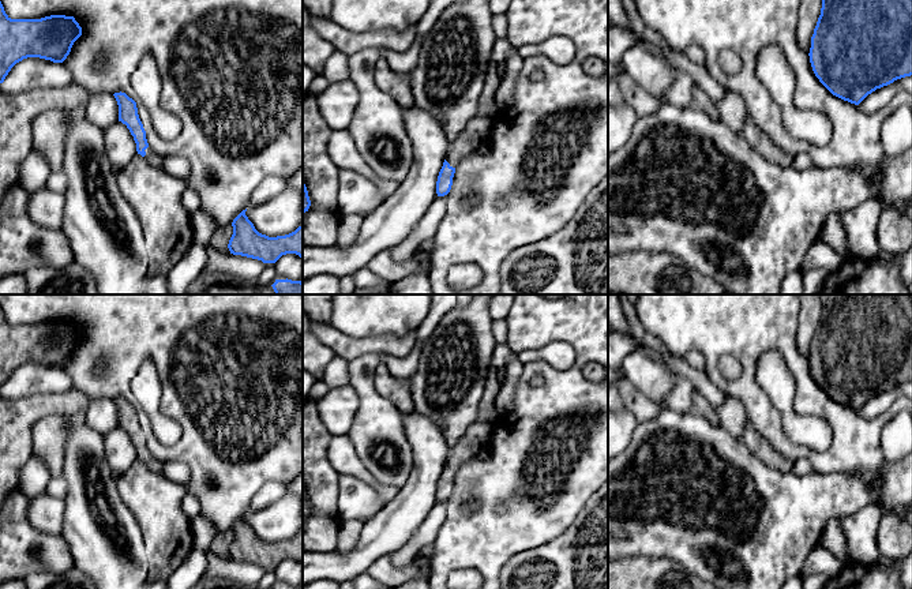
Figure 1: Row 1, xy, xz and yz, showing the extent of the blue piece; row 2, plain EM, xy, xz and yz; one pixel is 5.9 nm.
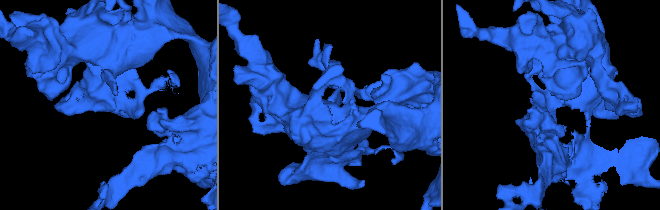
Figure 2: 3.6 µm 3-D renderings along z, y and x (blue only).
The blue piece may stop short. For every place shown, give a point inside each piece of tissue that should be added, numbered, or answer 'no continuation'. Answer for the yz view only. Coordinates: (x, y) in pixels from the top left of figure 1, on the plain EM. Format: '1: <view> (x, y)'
no continuation

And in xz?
1: xz (461, 453)

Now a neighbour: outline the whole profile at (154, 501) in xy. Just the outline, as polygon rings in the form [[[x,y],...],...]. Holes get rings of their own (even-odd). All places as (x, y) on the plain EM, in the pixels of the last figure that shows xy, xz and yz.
[[[135,462],[116,479],[117,491],[140,528],[150,579],[166,581],[194,548],[191,519],[181,507],[187,487],[150,470],[145,462]]]

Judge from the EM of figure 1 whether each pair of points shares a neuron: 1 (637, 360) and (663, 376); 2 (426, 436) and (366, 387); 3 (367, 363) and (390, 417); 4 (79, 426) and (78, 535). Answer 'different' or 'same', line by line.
1: same
2: different
3: same
4: same

